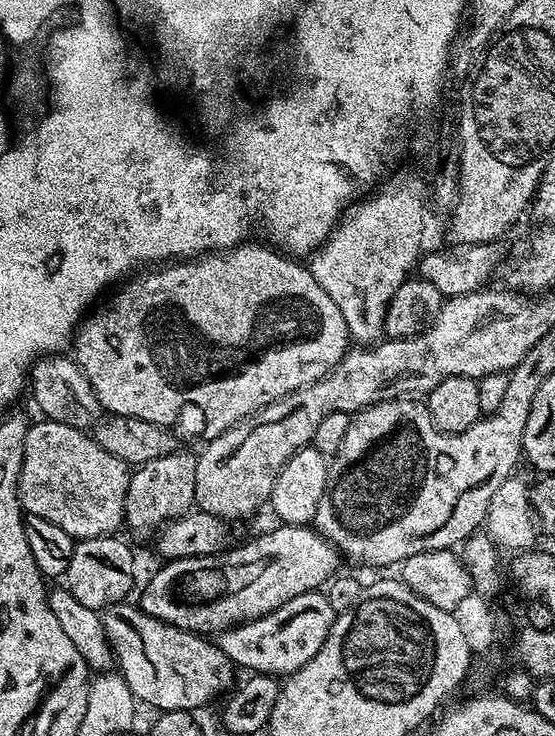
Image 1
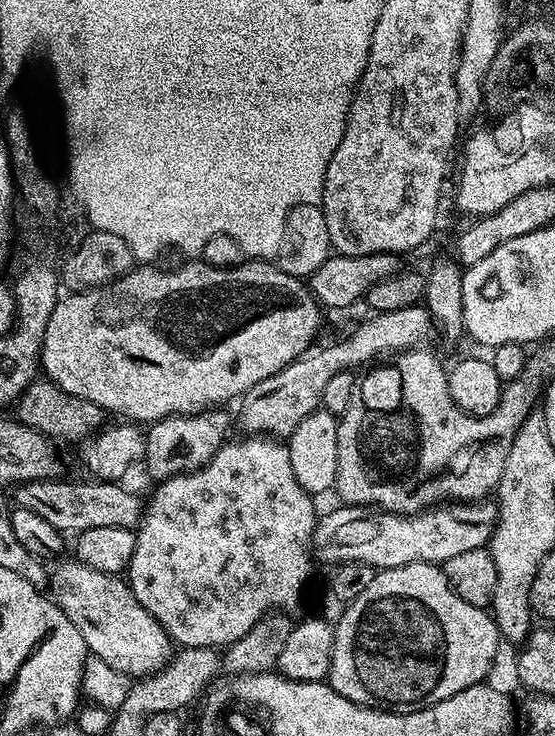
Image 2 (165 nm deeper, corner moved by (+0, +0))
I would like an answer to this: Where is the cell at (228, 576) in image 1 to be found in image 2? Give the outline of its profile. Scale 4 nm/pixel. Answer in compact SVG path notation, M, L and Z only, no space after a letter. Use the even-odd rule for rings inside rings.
M488 498L471 502L441 502L414 516L382 511L365 514L359 508L339 507L317 519L310 537L315 559L327 566L368 564L374 570L397 568L414 562L442 566L457 554L466 554L466 550L485 547L496 529L497 505Z

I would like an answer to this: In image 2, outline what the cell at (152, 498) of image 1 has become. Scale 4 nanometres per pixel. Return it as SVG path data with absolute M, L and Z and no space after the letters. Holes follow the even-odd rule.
M224 410L197 412L190 416L167 416L155 421L149 428L152 429L146 432L142 464L148 467L153 481L159 482L184 472L196 472L208 462L225 439L228 416Z

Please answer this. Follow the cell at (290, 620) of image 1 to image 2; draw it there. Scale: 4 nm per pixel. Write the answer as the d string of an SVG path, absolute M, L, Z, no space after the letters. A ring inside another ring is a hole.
M248 434L245 440L232 440L221 443L221 446L196 472L184 472L180 476L172 476L155 485L156 493L146 500L142 519L135 529L136 545L126 569L128 587L132 589L134 598L166 630L166 634L177 645L185 648L204 647L215 650L227 649L228 645L238 642L242 634L277 610L292 608L304 596L304 587L308 584L308 575L312 572L313 561L310 559L310 537L316 528L318 511L312 505L313 497L298 486L294 472L290 466L290 454L287 447L279 439L269 438L263 434Z

